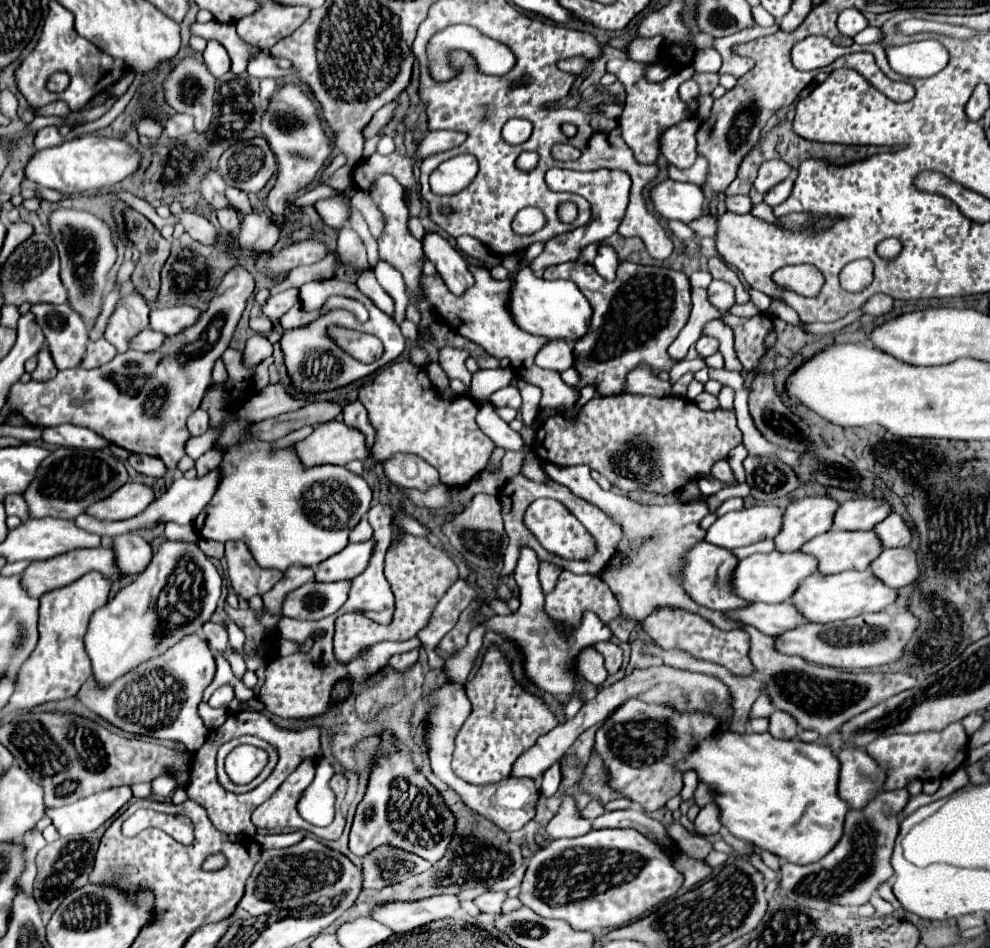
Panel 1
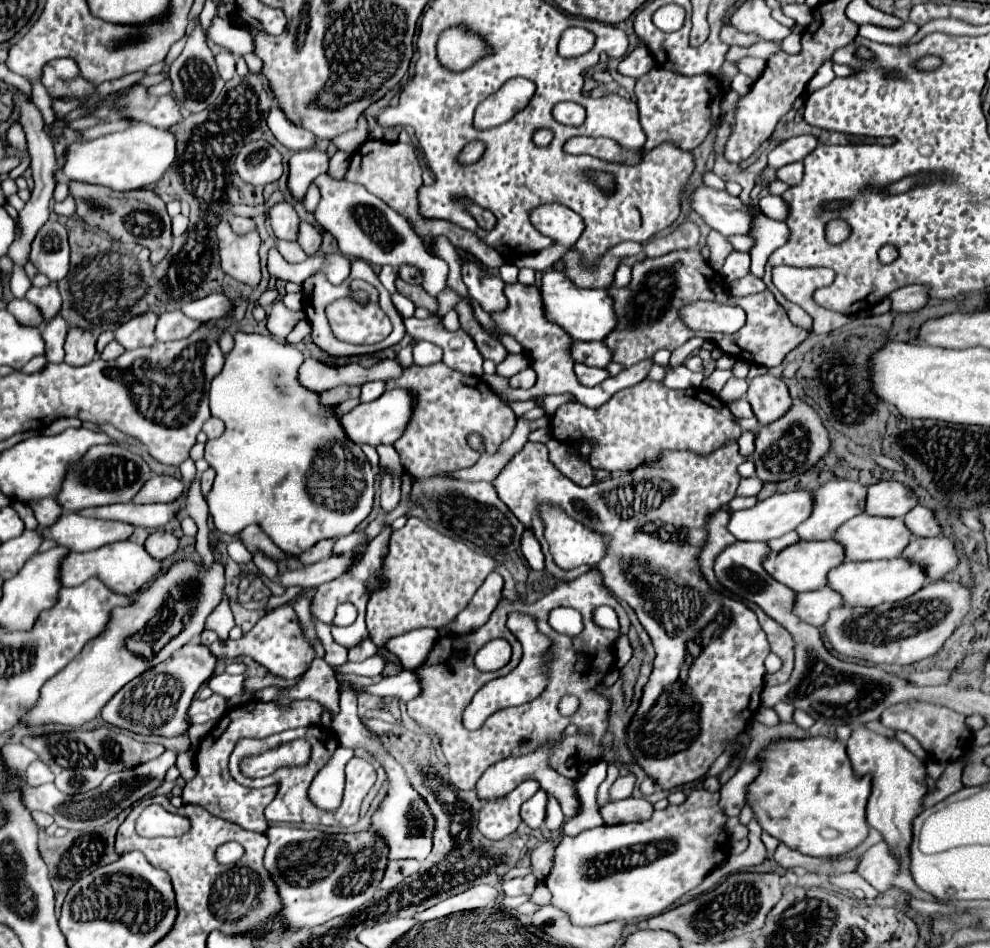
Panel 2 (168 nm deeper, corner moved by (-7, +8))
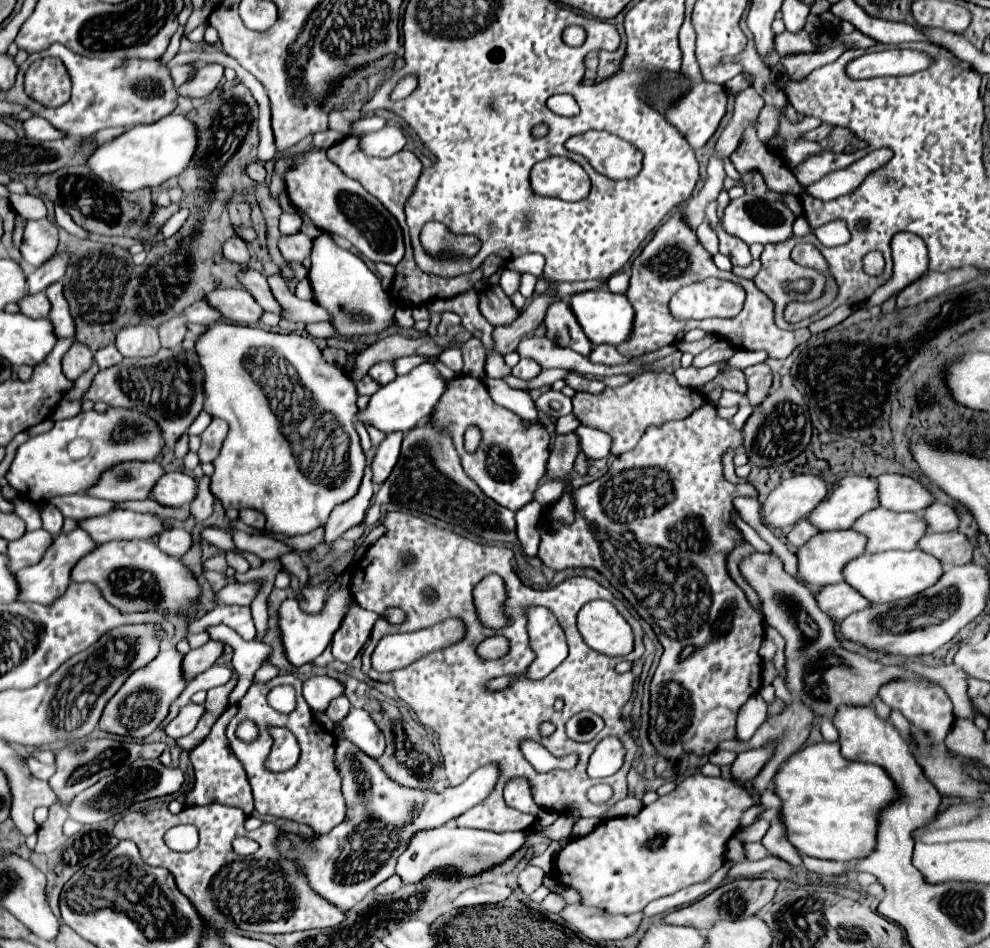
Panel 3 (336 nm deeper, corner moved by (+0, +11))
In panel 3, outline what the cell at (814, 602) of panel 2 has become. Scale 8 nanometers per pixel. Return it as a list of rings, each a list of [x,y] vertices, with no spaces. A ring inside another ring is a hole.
[[[845,582],[825,586],[815,598],[817,598],[819,608],[823,608],[823,612],[827,612],[827,616],[837,618],[837,620],[843,620],[853,612],[873,606],[853,586],[849,586]]]

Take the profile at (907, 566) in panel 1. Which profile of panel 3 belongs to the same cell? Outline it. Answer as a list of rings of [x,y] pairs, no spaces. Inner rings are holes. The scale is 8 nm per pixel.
[[[943,532],[943,534],[927,534],[919,548],[931,552],[943,564],[967,564],[973,558],[973,544],[961,532]]]

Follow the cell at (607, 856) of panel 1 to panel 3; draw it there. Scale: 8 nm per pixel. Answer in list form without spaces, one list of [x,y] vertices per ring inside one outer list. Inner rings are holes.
[[[695,772],[683,778],[671,794],[661,796],[649,806],[643,806],[639,814],[603,820],[593,832],[565,846],[555,862],[555,878],[567,888],[577,888],[583,896],[583,904],[587,906],[597,906],[615,914],[641,912],[655,898],[711,878],[725,862],[723,852],[727,840],[739,830],[743,812],[755,804],[757,800],[753,792],[735,780],[721,776],[709,778],[701,772]]]

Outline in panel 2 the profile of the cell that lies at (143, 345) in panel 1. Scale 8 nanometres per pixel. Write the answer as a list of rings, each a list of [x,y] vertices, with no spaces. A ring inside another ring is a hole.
[[[166,311],[158,317],[154,335],[158,341],[178,341],[186,339],[200,323],[194,319],[186,319],[186,315],[180,315],[180,311]]]

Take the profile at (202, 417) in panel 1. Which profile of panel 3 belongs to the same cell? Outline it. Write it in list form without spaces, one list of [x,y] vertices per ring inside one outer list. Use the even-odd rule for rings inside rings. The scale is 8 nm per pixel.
[[[213,418],[209,428],[201,434],[201,448],[199,448],[201,462],[213,462],[217,458],[217,454],[223,446],[223,440],[227,436],[227,430],[229,430],[229,426],[223,420]]]

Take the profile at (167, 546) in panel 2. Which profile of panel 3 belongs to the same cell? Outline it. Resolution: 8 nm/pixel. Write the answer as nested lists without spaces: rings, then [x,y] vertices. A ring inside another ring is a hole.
[[[165,530],[161,536],[159,536],[159,548],[163,552],[167,552],[169,556],[175,556],[175,558],[181,558],[183,554],[189,552],[193,544],[193,538],[189,532],[185,530]]]

